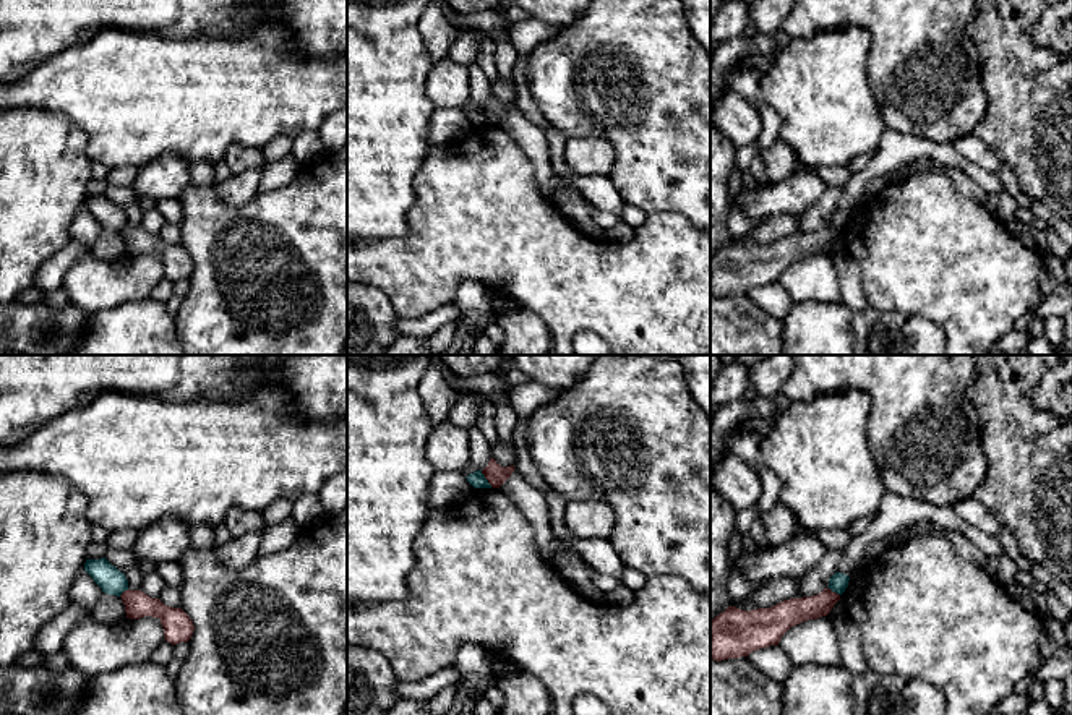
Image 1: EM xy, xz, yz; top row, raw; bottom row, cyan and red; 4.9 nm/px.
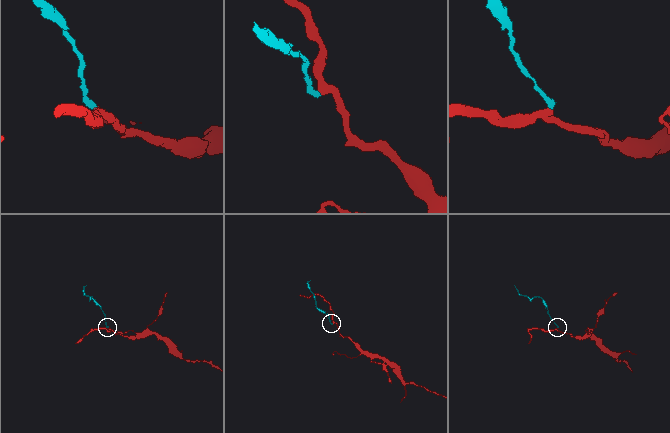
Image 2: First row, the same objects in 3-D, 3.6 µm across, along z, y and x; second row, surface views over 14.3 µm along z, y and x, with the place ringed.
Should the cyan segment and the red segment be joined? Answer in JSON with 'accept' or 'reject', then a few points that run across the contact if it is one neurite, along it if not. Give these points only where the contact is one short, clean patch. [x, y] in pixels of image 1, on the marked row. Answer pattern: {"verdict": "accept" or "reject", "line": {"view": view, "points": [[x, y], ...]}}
{"verdict": "reject", "line": {"view": "xz", "points": [[480, 470], [492, 485]]}}

